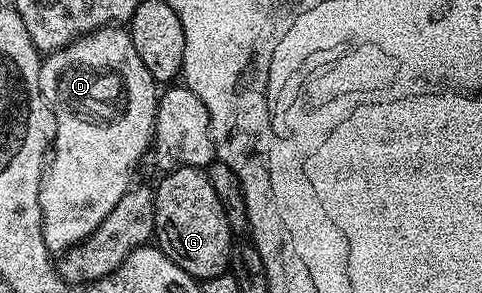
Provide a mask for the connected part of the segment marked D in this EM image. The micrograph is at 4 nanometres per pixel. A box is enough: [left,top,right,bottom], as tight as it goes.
[39,26,159,254]

